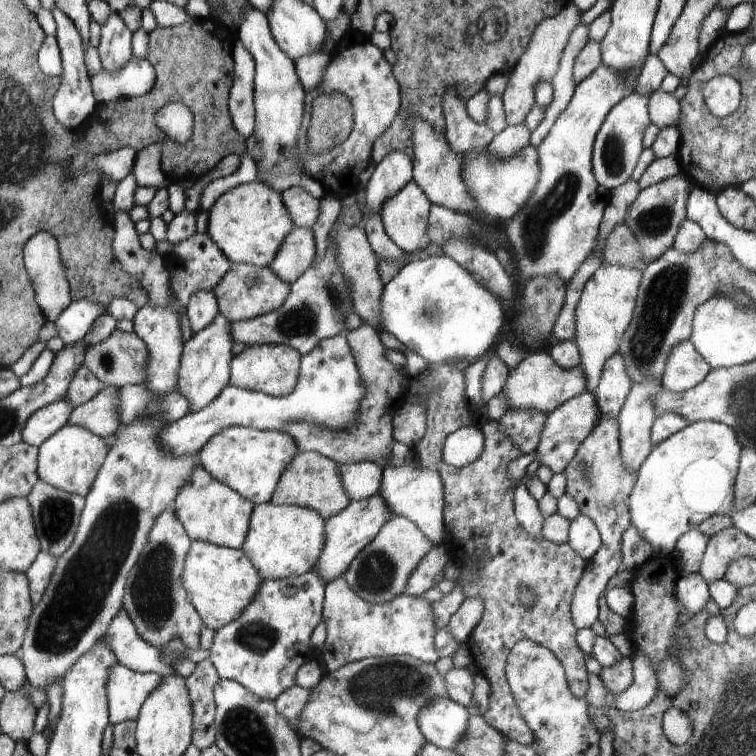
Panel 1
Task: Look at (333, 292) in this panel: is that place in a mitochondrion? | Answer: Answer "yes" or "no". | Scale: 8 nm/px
yes

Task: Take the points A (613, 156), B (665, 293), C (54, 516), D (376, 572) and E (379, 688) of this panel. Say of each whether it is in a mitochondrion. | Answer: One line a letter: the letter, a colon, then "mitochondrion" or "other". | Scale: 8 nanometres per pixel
A: mitochondrion
B: mitochondrion
C: mitochondrion
D: mitochondrion
E: mitochondrion

